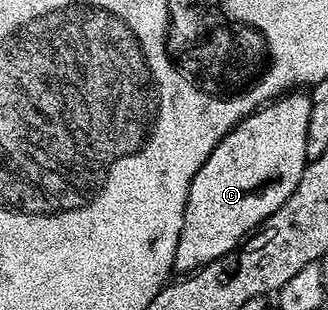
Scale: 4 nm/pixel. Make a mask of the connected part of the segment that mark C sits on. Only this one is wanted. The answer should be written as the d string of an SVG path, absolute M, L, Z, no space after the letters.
M301 90L290 91L243 118L221 139L219 146L211 150L207 162L199 166L187 194L183 230L179 234L179 246L175 246L174 273L196 272L212 260L229 255L254 229L264 224L268 216L275 214L275 210L279 210L287 198L291 198L295 186L299 186L299 178L307 163L307 118L310 114L310 97Z

